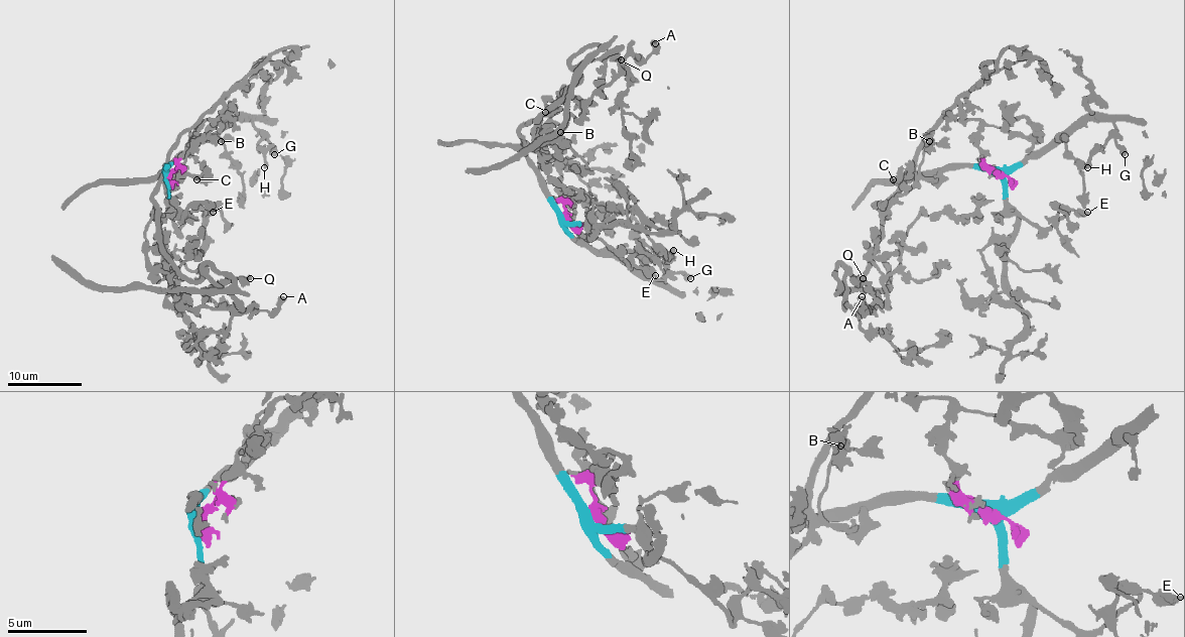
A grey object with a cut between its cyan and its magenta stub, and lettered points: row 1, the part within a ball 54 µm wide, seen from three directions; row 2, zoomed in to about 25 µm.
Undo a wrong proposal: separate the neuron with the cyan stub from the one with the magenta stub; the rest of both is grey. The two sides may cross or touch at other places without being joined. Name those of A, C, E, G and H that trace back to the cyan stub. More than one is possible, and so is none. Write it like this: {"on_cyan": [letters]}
{"on_cyan": ["E", "G", "H"]}

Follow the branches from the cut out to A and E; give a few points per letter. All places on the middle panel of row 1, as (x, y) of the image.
A: (563, 218), (560, 160), (526, 151), (519, 129), (563, 99), (575, 121), (625, 56), (646, 60), (655, 43)
E: (563, 218), (580, 224), (627, 261), (630, 268), (650, 270), (655, 275)

